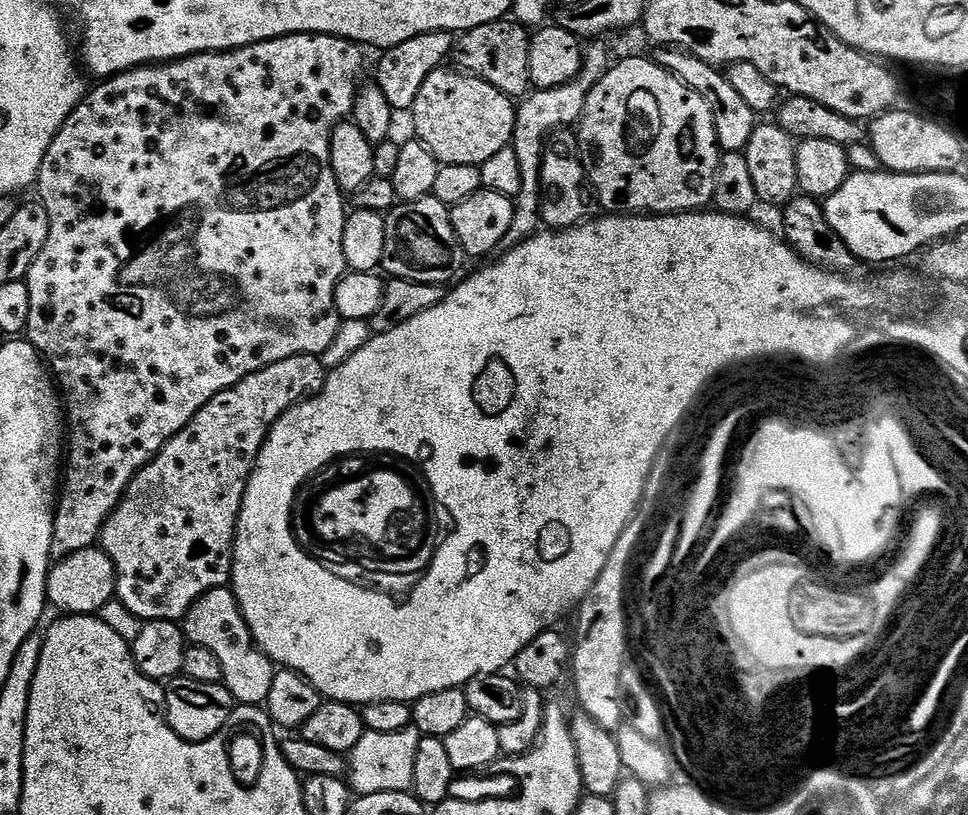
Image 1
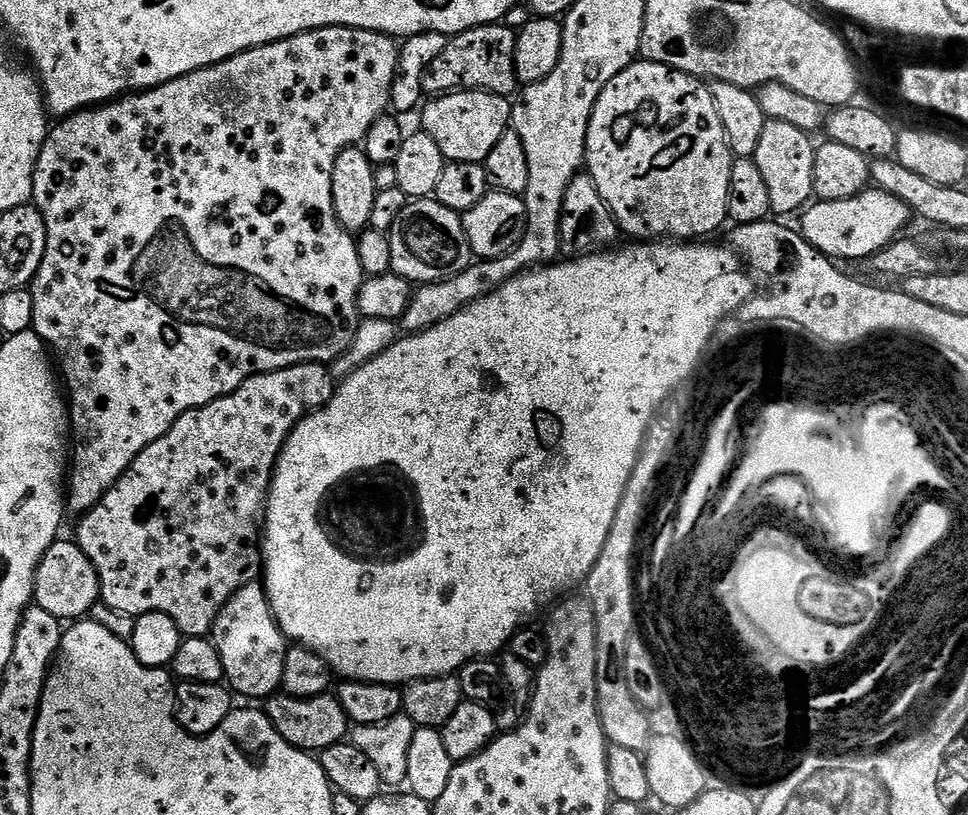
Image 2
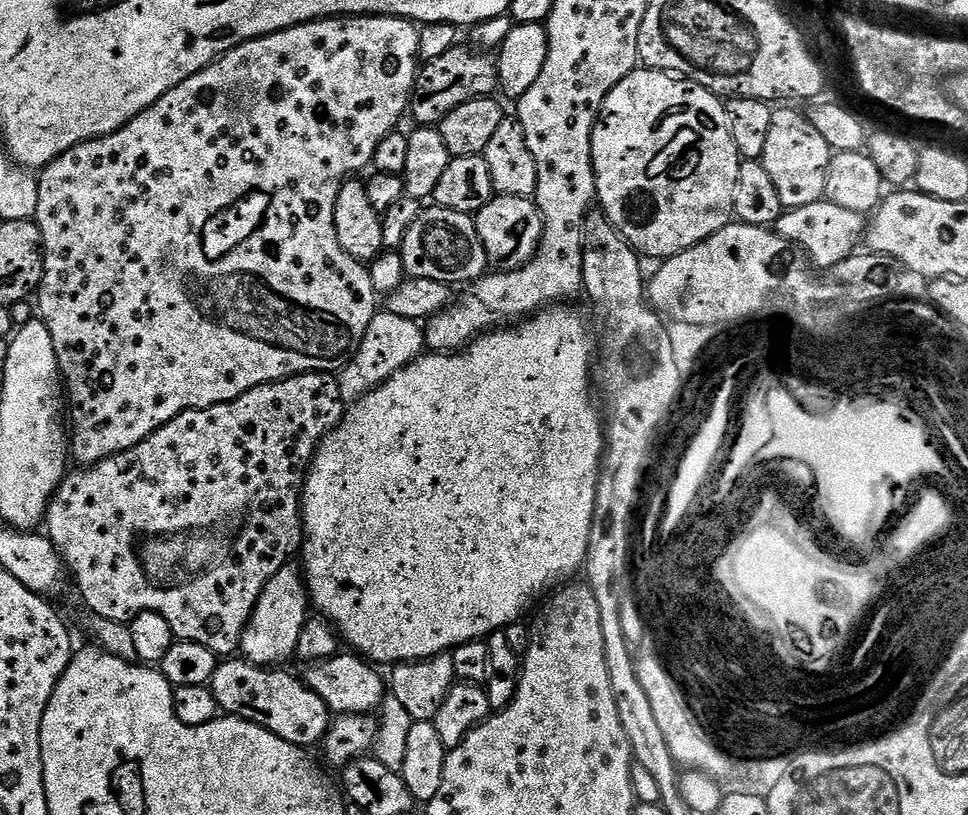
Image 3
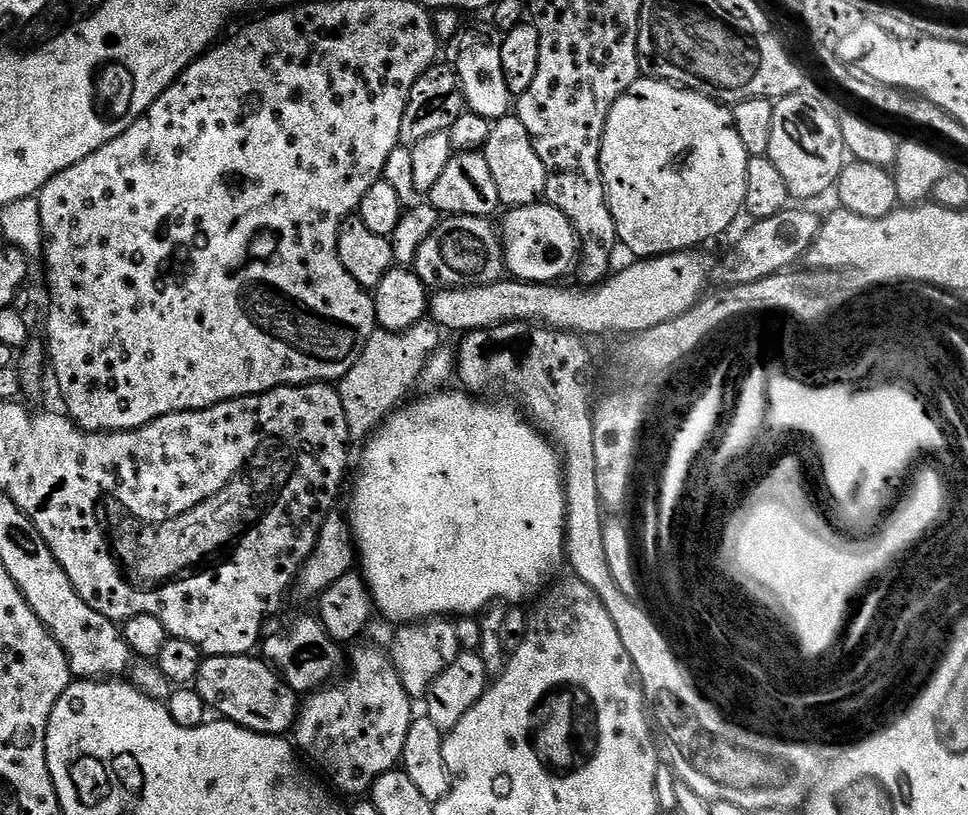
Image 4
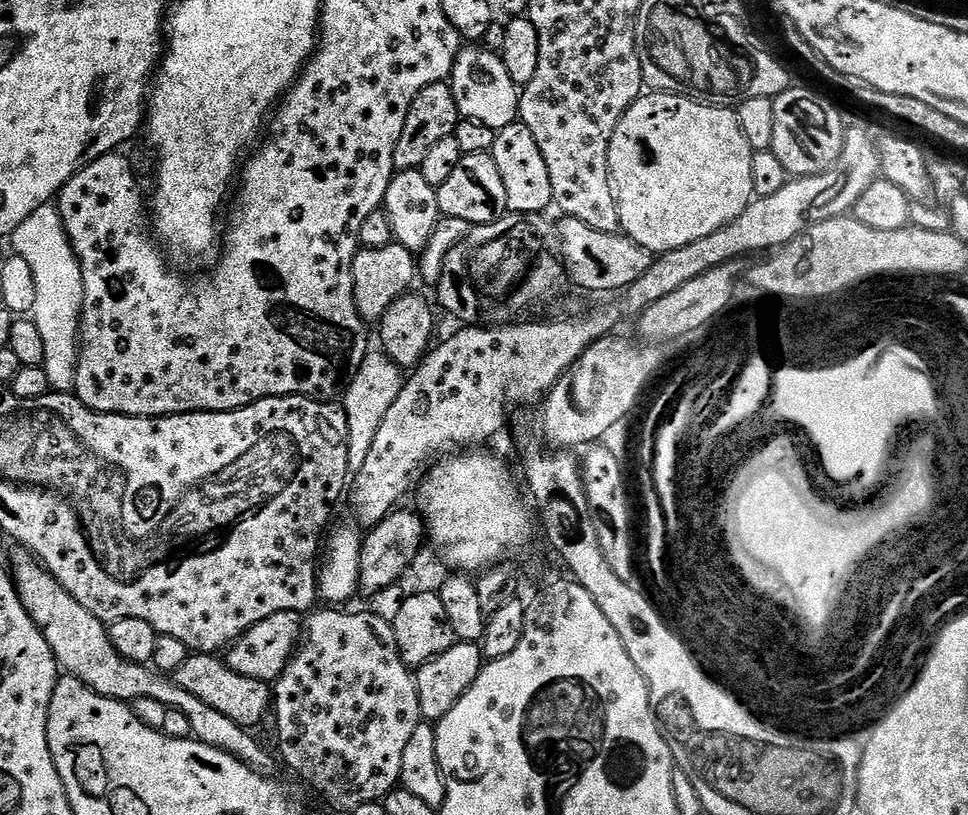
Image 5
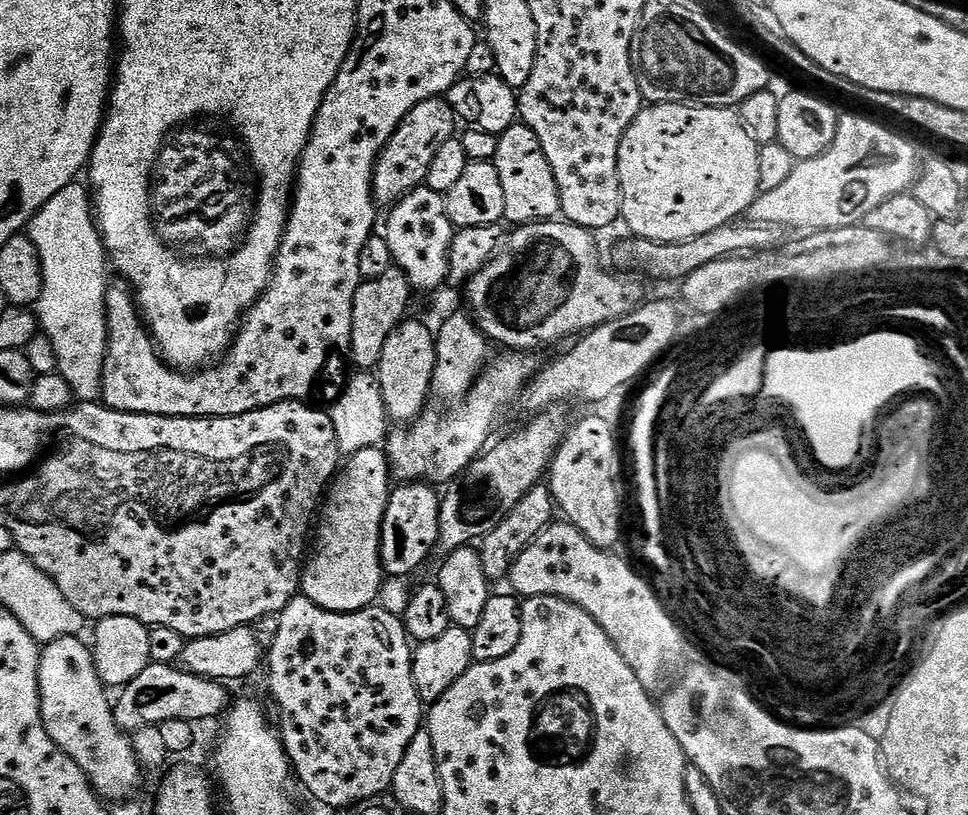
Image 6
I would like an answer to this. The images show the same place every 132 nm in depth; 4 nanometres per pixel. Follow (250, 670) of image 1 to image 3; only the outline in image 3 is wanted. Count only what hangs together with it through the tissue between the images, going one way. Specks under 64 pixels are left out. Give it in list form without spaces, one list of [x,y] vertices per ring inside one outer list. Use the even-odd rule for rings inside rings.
[[[289,562],[262,590],[252,612],[250,622],[240,639],[240,652],[243,659],[261,666],[284,666],[288,659],[296,656],[298,638],[304,623],[310,619],[310,597],[308,586],[299,567]]]

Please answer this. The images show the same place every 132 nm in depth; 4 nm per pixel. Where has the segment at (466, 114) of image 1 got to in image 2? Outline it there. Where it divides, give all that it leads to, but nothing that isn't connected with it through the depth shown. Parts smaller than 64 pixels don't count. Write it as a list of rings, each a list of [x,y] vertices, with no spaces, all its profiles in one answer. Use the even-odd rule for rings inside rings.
[[[475,90],[445,92],[429,99],[423,105],[419,116],[424,123],[421,124],[422,131],[430,134],[434,142],[438,142],[438,150],[442,150],[445,161],[453,164],[458,162],[483,164],[490,150],[494,150],[498,138],[502,138],[502,134],[510,131],[512,100],[506,96],[496,96],[493,92]]]

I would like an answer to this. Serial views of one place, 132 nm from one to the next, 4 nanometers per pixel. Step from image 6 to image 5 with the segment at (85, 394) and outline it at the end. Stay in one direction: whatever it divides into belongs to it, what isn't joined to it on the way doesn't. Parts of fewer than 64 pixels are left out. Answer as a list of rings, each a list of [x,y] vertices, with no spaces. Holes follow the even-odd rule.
[[[43,204],[12,232],[11,251],[30,266],[34,278],[35,301],[30,318],[38,326],[45,347],[44,369],[49,389],[72,392],[76,386],[76,367],[80,361],[80,311],[84,301],[82,266],[64,229],[59,207]]]

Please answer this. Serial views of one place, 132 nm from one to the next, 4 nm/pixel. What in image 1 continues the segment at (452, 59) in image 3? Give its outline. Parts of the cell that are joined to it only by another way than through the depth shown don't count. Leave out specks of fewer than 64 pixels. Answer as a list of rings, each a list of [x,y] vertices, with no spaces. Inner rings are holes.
[[[512,18],[495,20],[486,26],[474,26],[474,30],[463,33],[454,44],[454,60],[470,76],[477,76],[490,86],[502,90],[502,94],[513,98],[529,95],[533,87],[530,78],[530,42],[529,29],[516,23]]]

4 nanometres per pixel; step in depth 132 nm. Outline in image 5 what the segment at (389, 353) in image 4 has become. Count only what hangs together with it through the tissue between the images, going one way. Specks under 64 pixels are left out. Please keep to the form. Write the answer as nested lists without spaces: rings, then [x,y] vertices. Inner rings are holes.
[[[372,350],[365,356],[362,366],[358,366],[354,378],[348,381],[348,387],[342,396],[342,407],[348,427],[349,473],[355,474],[362,470],[366,457],[370,455],[370,446],[378,434],[378,426],[382,426],[382,418],[386,418],[390,406],[394,406],[394,398],[398,398],[404,389],[405,379],[405,373],[389,356],[385,356],[383,351]]]

